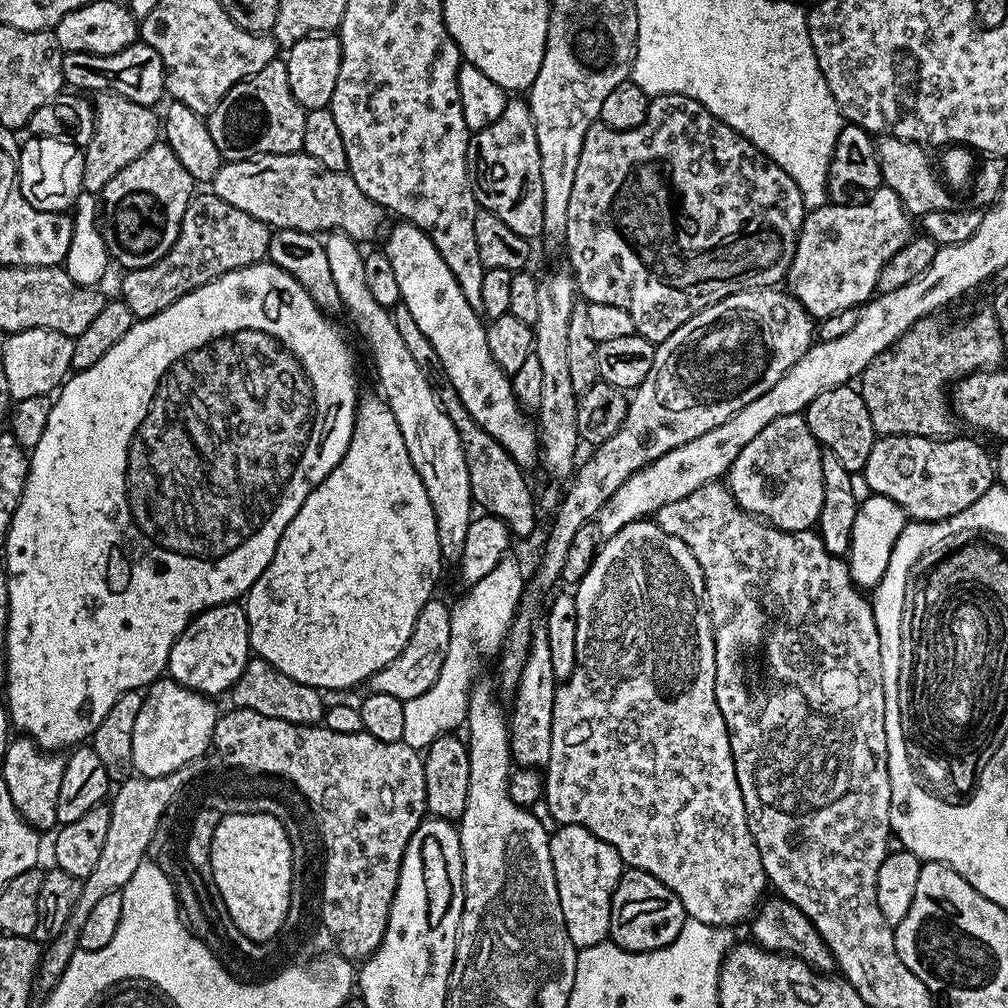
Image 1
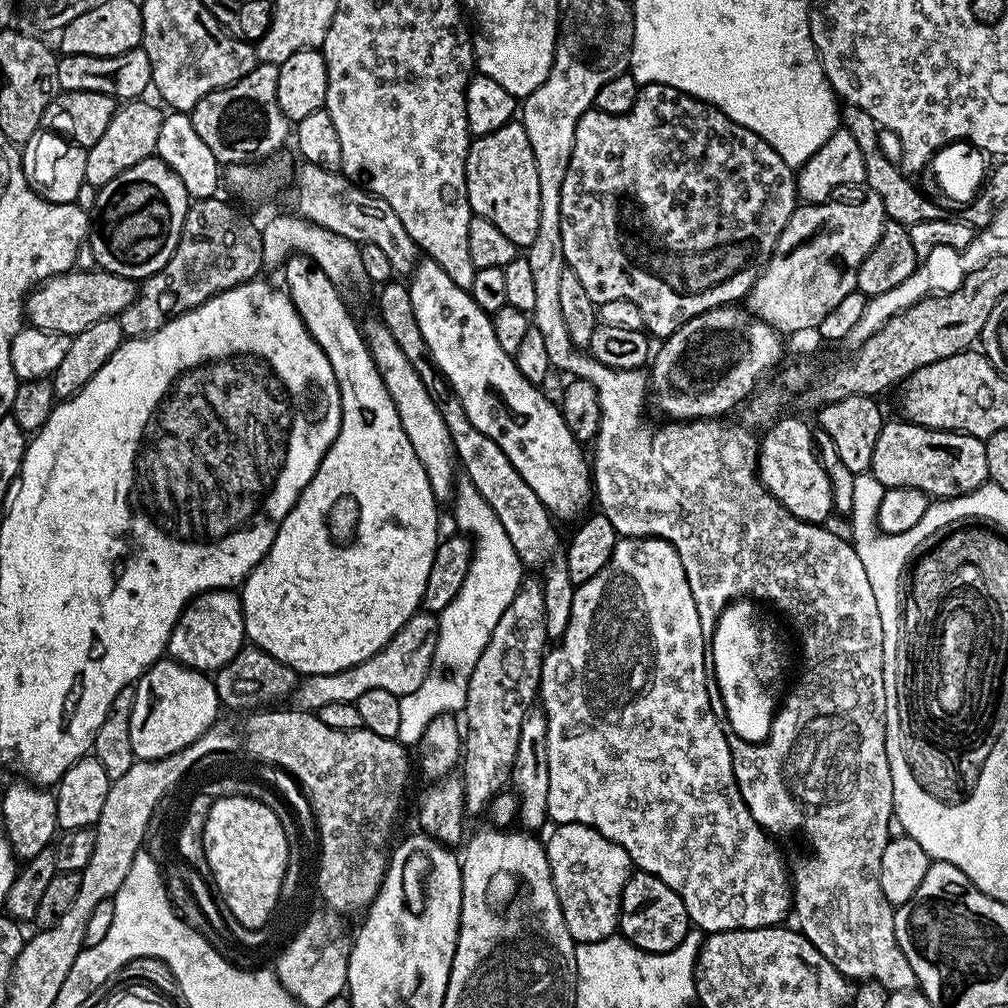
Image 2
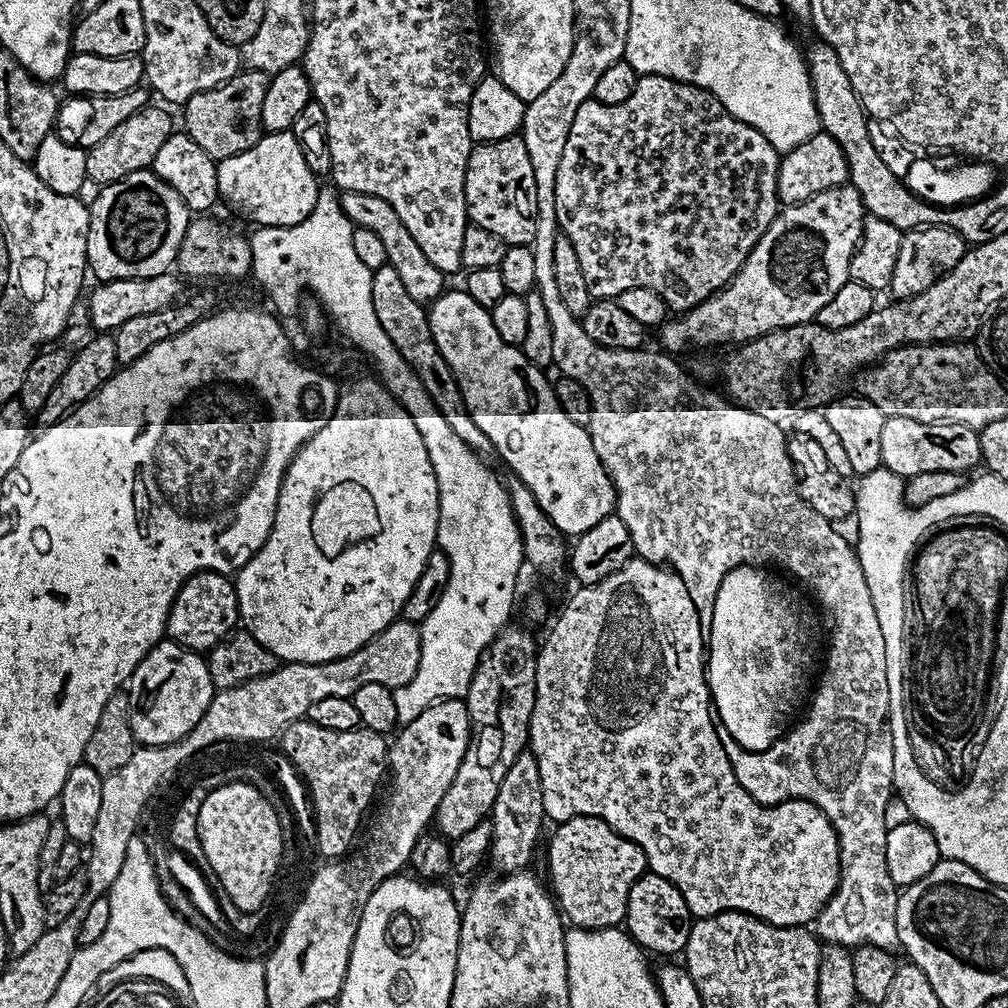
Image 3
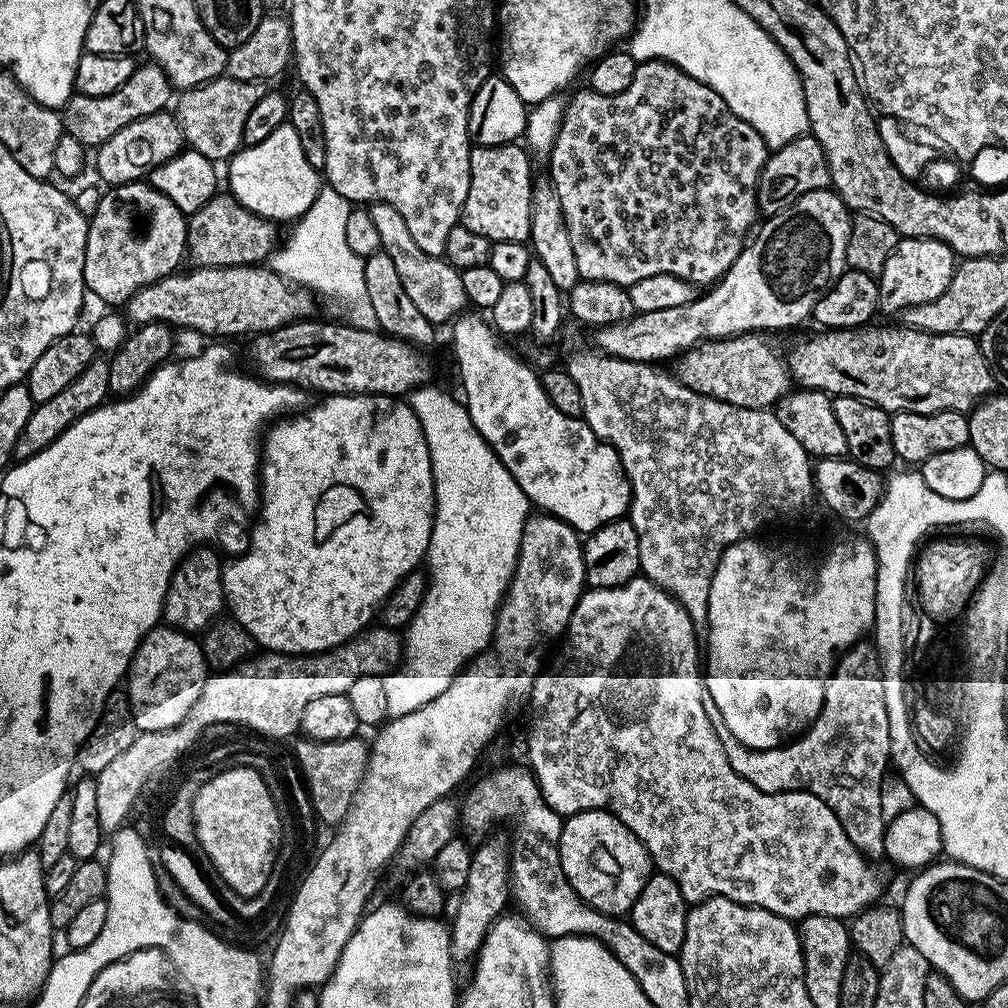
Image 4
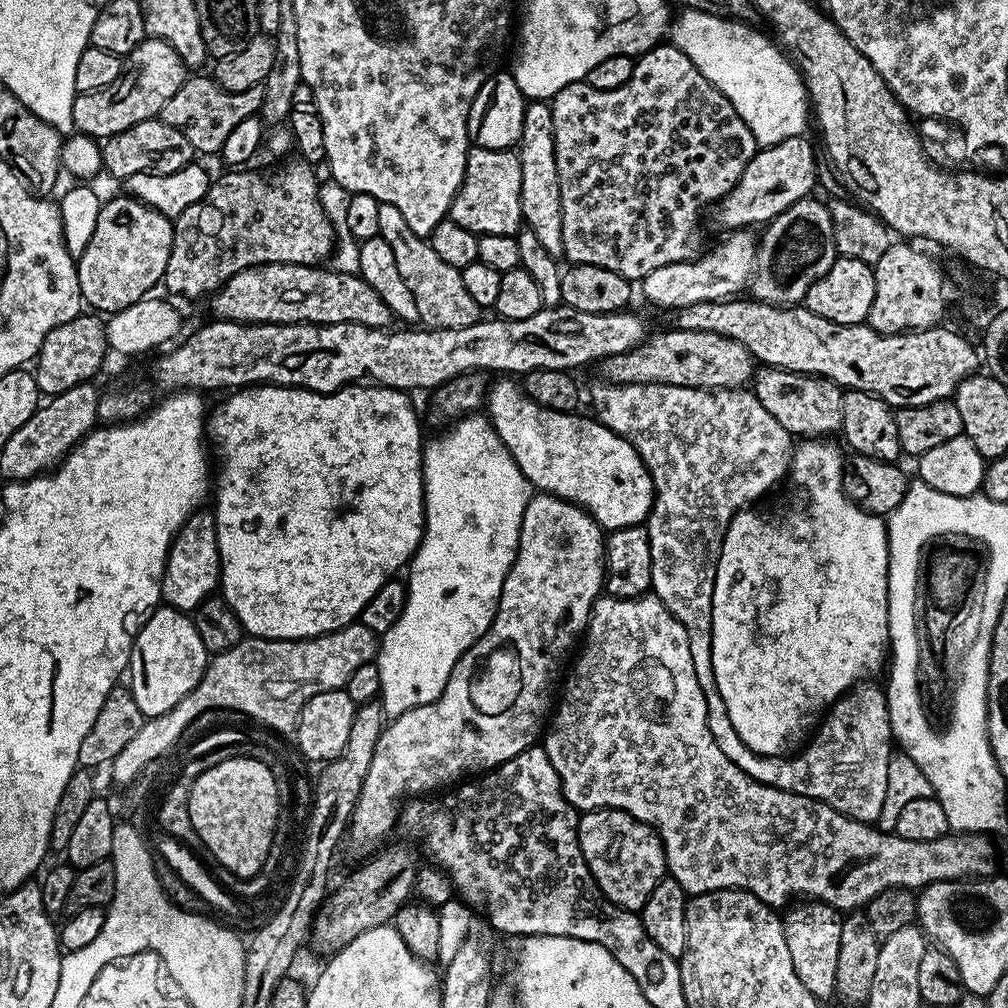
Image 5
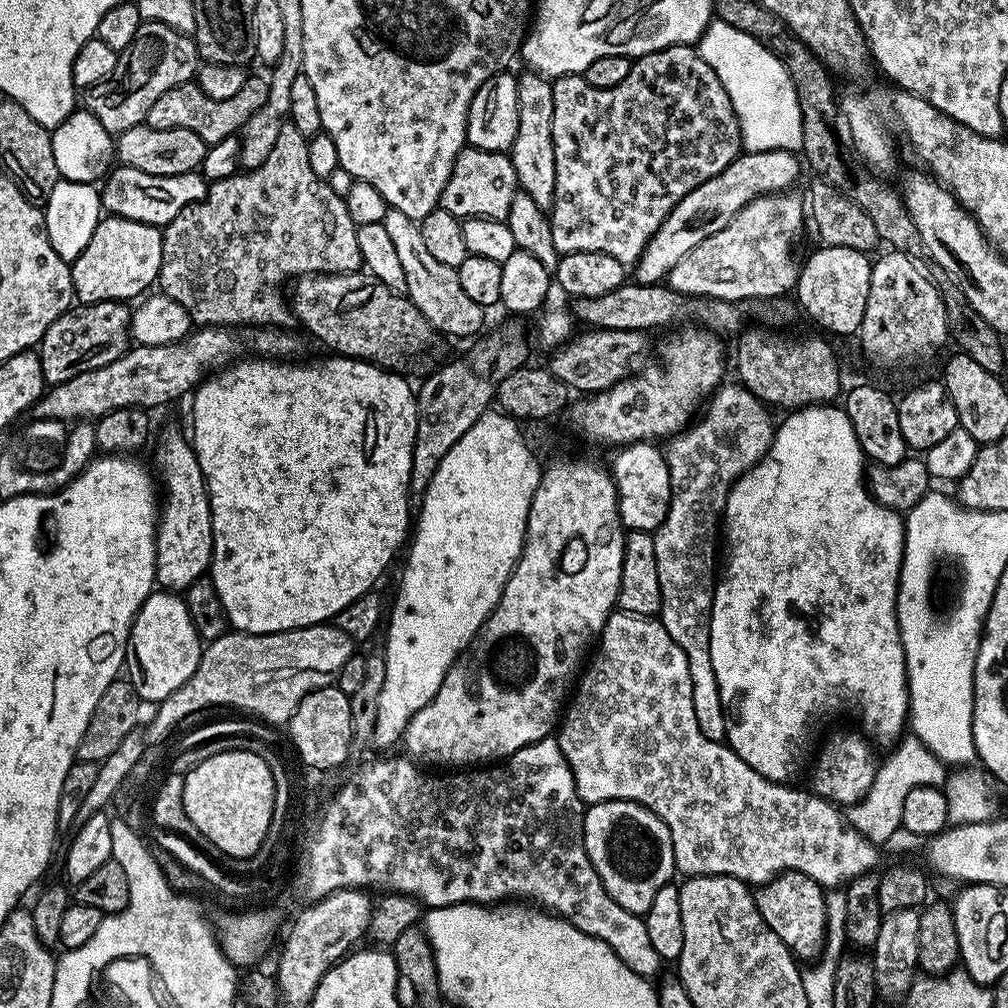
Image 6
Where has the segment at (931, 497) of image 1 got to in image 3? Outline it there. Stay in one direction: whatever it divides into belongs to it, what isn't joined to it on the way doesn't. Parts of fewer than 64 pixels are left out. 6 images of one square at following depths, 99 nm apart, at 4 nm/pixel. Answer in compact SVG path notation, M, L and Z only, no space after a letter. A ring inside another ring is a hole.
M889 416L882 426L882 465L895 476L907 478L935 472L968 474L980 463L979 431L965 424L927 424L914 422L914 418Z

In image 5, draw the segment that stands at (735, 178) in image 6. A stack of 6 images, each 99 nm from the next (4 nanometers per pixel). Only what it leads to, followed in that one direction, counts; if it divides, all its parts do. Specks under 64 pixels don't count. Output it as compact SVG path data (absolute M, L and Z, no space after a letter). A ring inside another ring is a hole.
M801 134L794 138L786 138L786 142L778 142L769 148L761 147L750 158L746 170L742 170L742 178L718 202L715 209L716 220L724 230L748 230L751 224L767 225L782 210L786 210L794 202L805 199L808 192L818 184L818 163L816 152Z

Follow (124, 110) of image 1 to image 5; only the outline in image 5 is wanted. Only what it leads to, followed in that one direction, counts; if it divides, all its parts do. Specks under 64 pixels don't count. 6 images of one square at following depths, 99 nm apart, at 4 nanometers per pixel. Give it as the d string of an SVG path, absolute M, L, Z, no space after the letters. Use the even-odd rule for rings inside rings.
M162 119L138 122L138 126L130 126L130 130L122 130L117 136L109 136L103 141L105 173L109 172L117 182L130 179L134 174L174 174L174 170L182 170L182 166L193 163L194 149L190 146L190 138L186 138L183 128L170 126Z

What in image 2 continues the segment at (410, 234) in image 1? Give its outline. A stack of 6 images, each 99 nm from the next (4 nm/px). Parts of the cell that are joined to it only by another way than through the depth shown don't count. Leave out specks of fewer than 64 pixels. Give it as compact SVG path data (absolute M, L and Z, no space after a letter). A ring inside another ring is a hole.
M424 258L417 263L410 273L408 284L410 302L414 306L414 318L418 318L418 327L422 329L422 338L426 338L426 346L430 346L430 354L434 354L434 362L442 370L448 384L458 394L470 422L482 430L510 458L514 470L522 474L526 486L538 494L538 498L548 507L553 517L568 520L571 516L579 517L585 511L588 500L594 496L594 476L590 471L590 460L582 449L581 441L570 434L570 426L562 418L559 407L552 404L540 393L541 389L518 370L513 353L502 350L498 346L498 338L494 338L492 317L474 302L471 291L462 286L454 286L447 274L438 266L438 262Z

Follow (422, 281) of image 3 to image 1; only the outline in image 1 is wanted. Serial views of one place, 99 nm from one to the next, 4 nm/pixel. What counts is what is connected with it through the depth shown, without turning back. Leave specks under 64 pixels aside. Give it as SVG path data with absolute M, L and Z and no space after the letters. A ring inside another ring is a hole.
M303 150L291 152L290 154L270 154L269 156L255 156L253 160L229 160L221 163L218 174L214 174L214 178L210 182L210 191L213 196L222 198L222 202L230 202L230 206L238 206L238 210L246 210L246 214L254 214L254 218L258 218L262 222L266 222L273 229L279 230L289 228L290 230L302 230L303 232L315 232L317 234L327 234L333 230L345 232L348 237L357 242L365 242L364 240L372 240L385 227L384 216L386 210L378 203L370 198L366 198L366 194L362 194L362 190L358 190L358 182L354 182L354 178L347 172L339 172L338 170L326 170L326 166L322 166L322 162L314 162L314 158L310 158Z

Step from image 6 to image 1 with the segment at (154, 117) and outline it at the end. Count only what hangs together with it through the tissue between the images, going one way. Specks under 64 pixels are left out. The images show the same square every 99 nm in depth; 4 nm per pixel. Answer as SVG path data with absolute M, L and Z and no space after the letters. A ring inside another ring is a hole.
M284 60L270 61L256 76L238 82L214 106L206 123L214 146L218 146L221 157L229 160L253 160L255 156L290 154L304 147L302 134L306 134L304 107L290 94L290 78L286 78Z

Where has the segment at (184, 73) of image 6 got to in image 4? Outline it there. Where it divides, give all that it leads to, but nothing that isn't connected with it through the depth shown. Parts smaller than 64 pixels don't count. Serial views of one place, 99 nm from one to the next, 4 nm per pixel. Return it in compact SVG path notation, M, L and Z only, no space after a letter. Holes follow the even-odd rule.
M147 63L137 66L134 74L130 74L130 78L126 78L126 82L122 82L122 86L118 86L118 90L110 94L105 96L73 95L62 112L67 135L69 137L72 135L80 144L99 146L105 144L114 134L118 134L118 130L130 126L130 122L138 118L146 118L155 112L165 111L173 99L174 89L167 74L156 63Z

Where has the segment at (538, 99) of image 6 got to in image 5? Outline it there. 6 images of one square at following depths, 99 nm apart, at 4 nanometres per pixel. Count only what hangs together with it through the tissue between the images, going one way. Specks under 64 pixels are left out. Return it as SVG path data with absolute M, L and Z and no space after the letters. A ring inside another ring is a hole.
M534 100L525 107L524 117L522 118L522 134L518 145L518 155L520 157L520 165L522 166L522 194L520 201L522 202L522 220L526 225L527 231L534 234L534 238L538 238L538 242L542 242L542 246L546 246L546 250L551 256L563 257L564 247L562 246L562 198L560 197L560 179L558 178L558 166L556 165L556 155L554 154L554 118L552 117L551 103Z

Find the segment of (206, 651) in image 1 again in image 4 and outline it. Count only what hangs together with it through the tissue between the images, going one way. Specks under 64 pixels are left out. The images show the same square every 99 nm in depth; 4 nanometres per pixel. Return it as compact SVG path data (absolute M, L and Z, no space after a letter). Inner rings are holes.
M197 546L180 561L170 578L170 586L164 599L163 623L169 628L177 628L189 634L203 633L215 624L220 612L226 608L224 594L224 569L222 560L216 557L212 546Z

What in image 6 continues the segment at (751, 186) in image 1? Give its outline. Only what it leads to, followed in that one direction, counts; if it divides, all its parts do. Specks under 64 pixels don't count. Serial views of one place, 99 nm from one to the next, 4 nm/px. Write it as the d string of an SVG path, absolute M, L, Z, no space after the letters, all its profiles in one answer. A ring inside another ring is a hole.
M675 44L669 48L663 48L657 52L651 52L639 57L633 63L630 74L621 84L613 88L595 88L590 86L583 75L558 76L552 80L552 93L554 94L554 174L556 185L554 186L554 198L550 209L552 221L552 233L554 234L554 246L561 254L574 254L575 252L601 252L610 254L610 258L618 258L626 266L635 265L640 259L644 248L650 242L650 238L662 226L662 222L702 182L722 174L730 162L734 162L741 155L740 123L734 114L734 106L730 102L730 94L718 82L718 74L700 57L695 47L687 44Z

